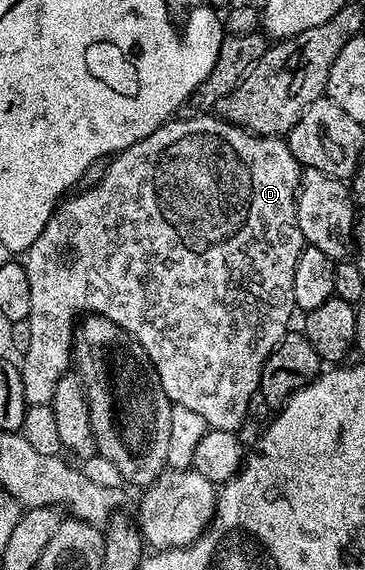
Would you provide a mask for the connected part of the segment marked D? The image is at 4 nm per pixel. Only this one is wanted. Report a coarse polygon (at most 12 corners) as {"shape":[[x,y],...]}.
{"shape":[[179,116],[26,250],[28,406],[75,313],[248,421],[297,314],[301,167]]}

